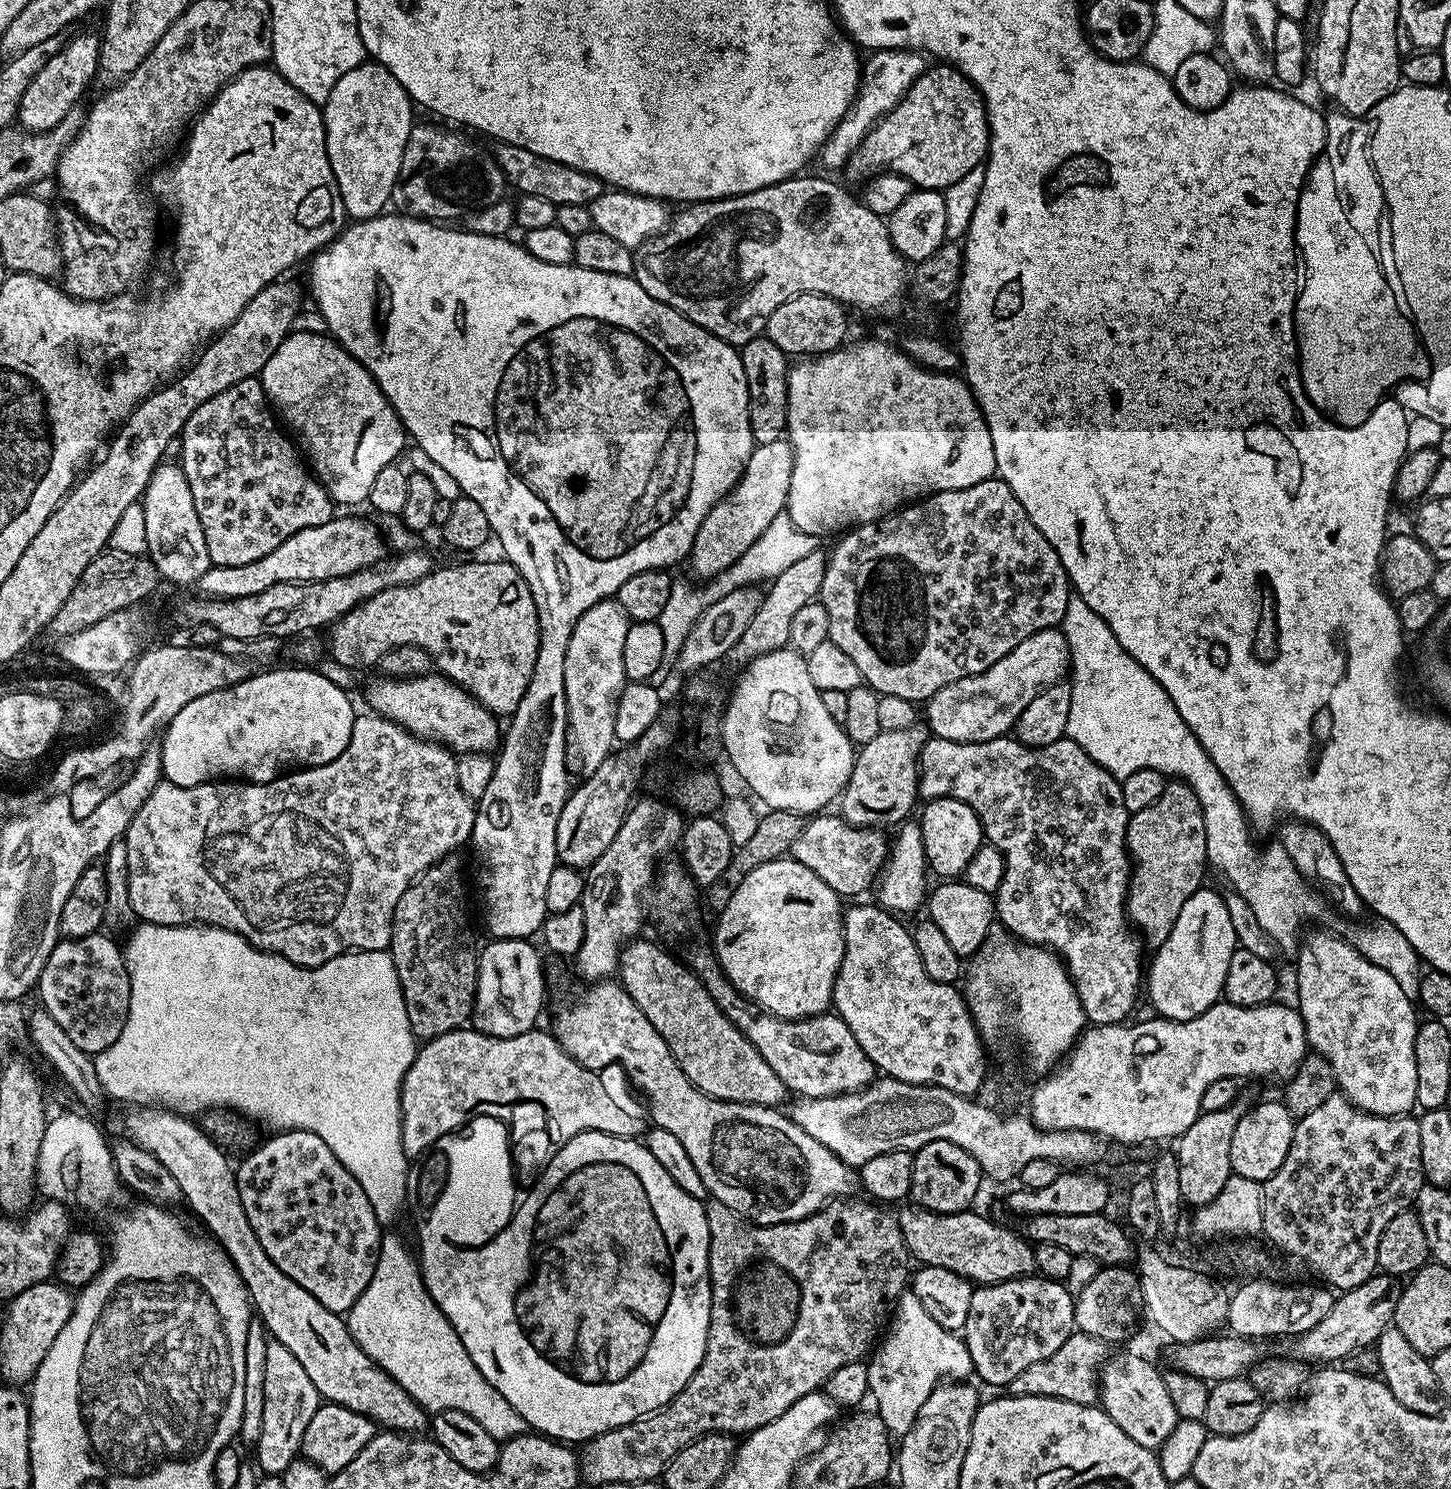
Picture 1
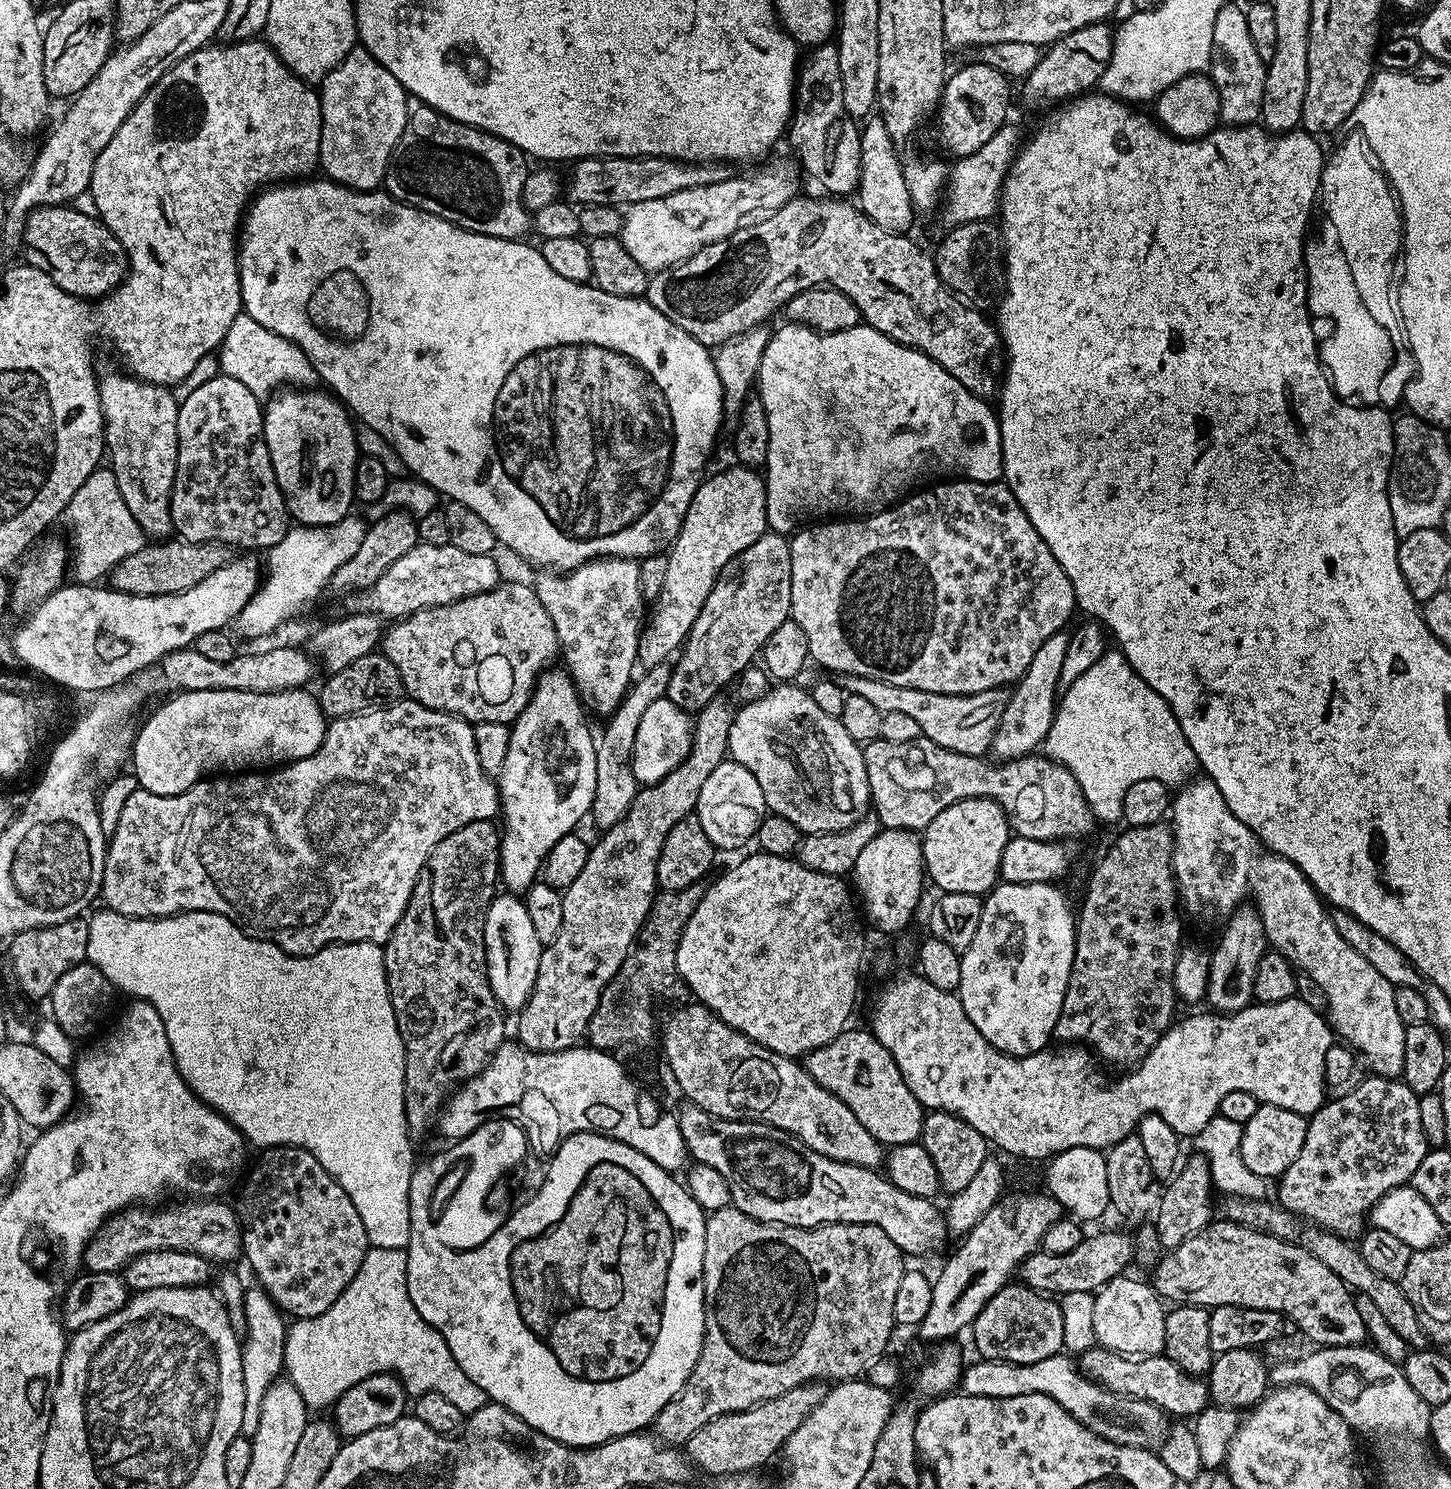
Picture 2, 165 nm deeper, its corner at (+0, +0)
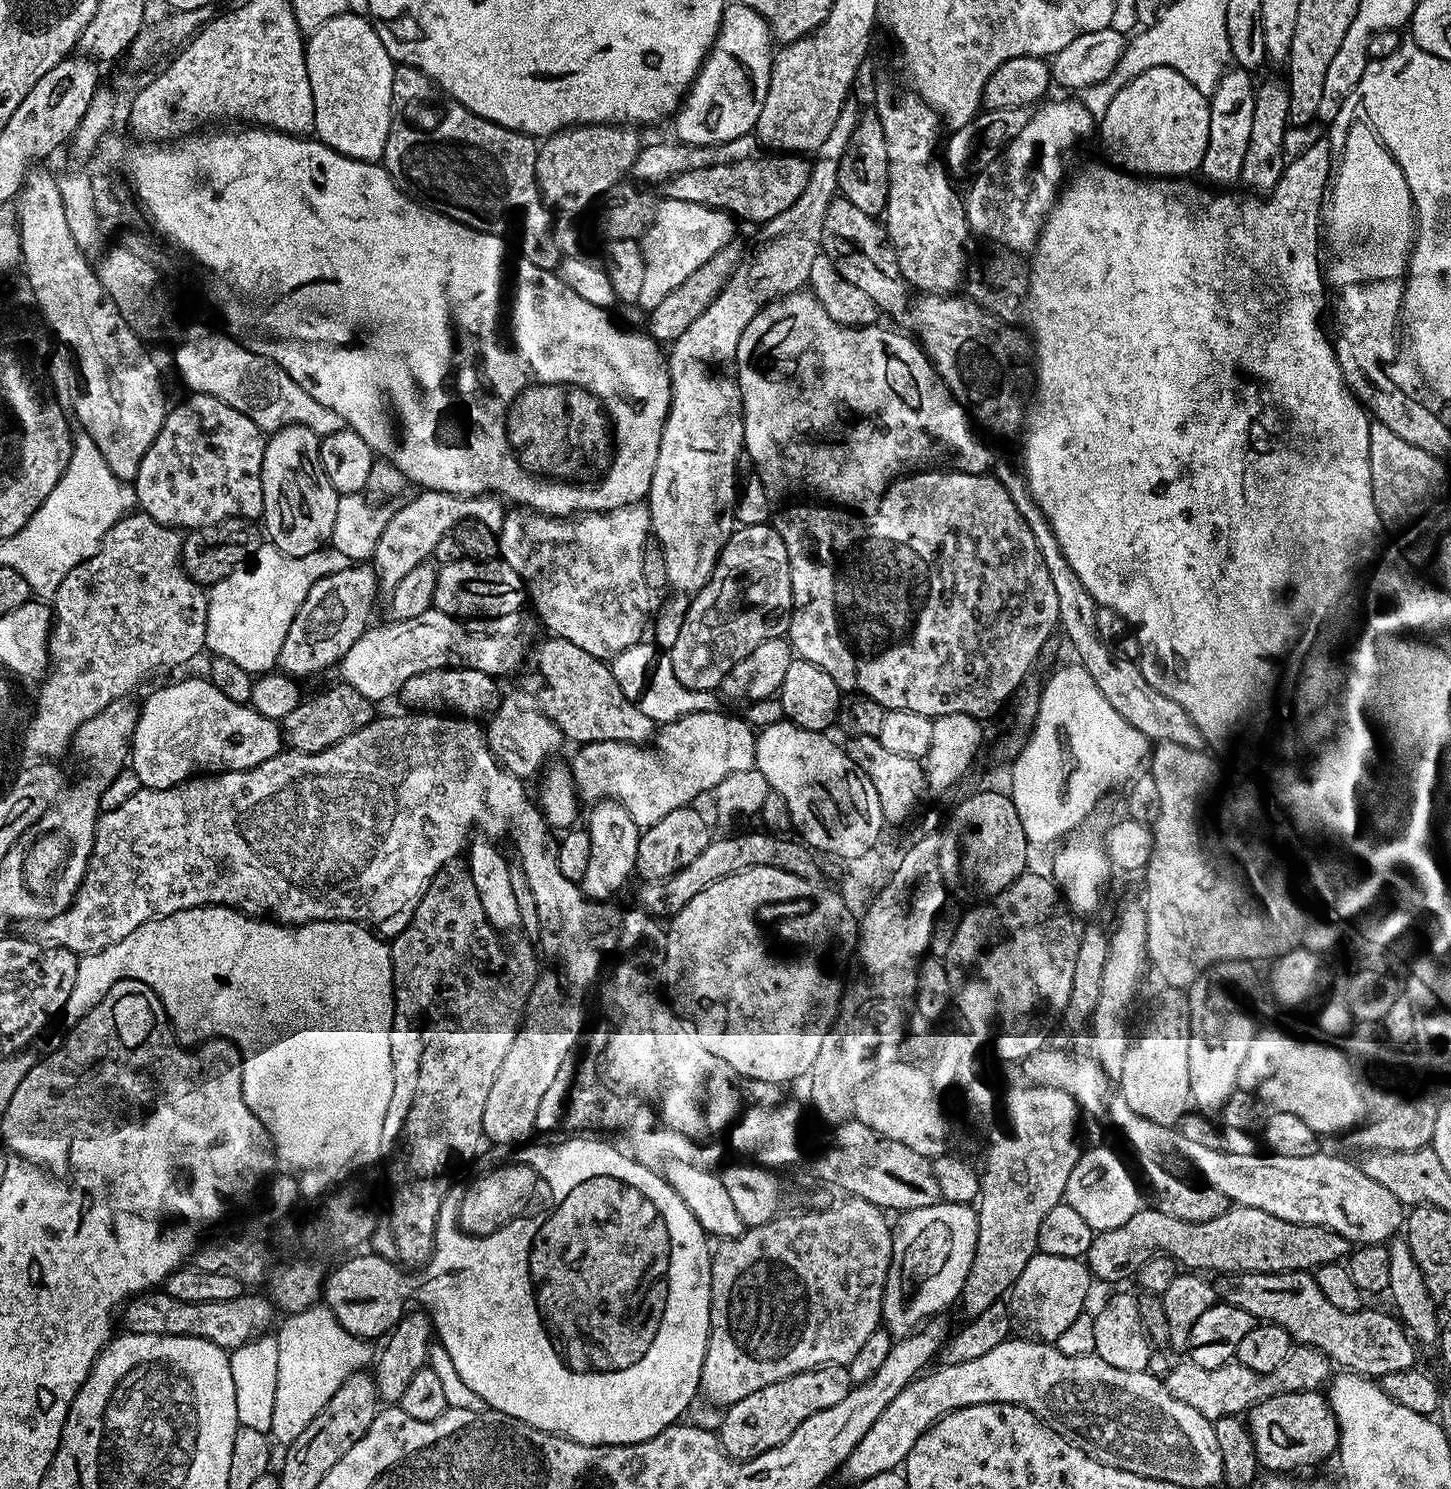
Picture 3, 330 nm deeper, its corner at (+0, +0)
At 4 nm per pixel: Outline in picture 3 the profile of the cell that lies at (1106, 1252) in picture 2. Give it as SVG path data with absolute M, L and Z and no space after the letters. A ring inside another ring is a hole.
M1144 1206L1117 1229L1095 1233L1086 1263L1091 1275L1097 1281L1105 1280L1108 1284L1116 1284L1119 1280L1126 1279L1127 1276L1135 1277L1140 1267L1151 1256L1161 1254L1171 1256L1177 1265L1188 1270L1213 1268L1214 1271L1220 1272L1216 1274L1235 1274L1238 1272L1306 1272L1321 1268L1323 1264L1343 1261L1349 1252L1350 1245L1346 1238L1342 1238L1342 1234L1313 1224L1286 1222L1282 1218L1274 1218L1274 1214L1266 1214L1266 1210L1231 1206L1224 1214L1219 1214L1218 1218L1206 1222L1188 1222Z

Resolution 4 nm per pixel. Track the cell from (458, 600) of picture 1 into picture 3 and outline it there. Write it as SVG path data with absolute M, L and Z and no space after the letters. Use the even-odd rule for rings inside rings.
M549 635L548 640L537 639L528 649L522 665L523 691L533 697L536 705L558 726L565 741L576 740L577 745L598 742L626 742L647 745L654 736L654 725L626 694L614 678L605 661L586 654L574 642L561 636Z

